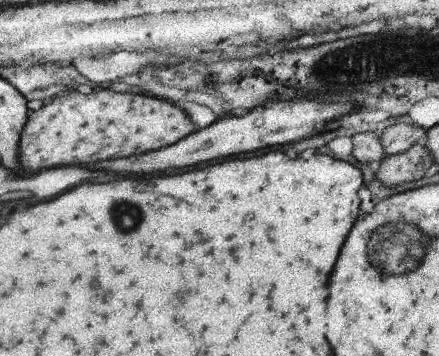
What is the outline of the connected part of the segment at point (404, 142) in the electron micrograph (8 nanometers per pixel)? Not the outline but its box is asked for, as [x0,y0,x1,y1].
[381,124,423,156]

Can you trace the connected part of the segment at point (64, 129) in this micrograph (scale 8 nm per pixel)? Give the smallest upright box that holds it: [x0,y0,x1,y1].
[19,90,191,174]

